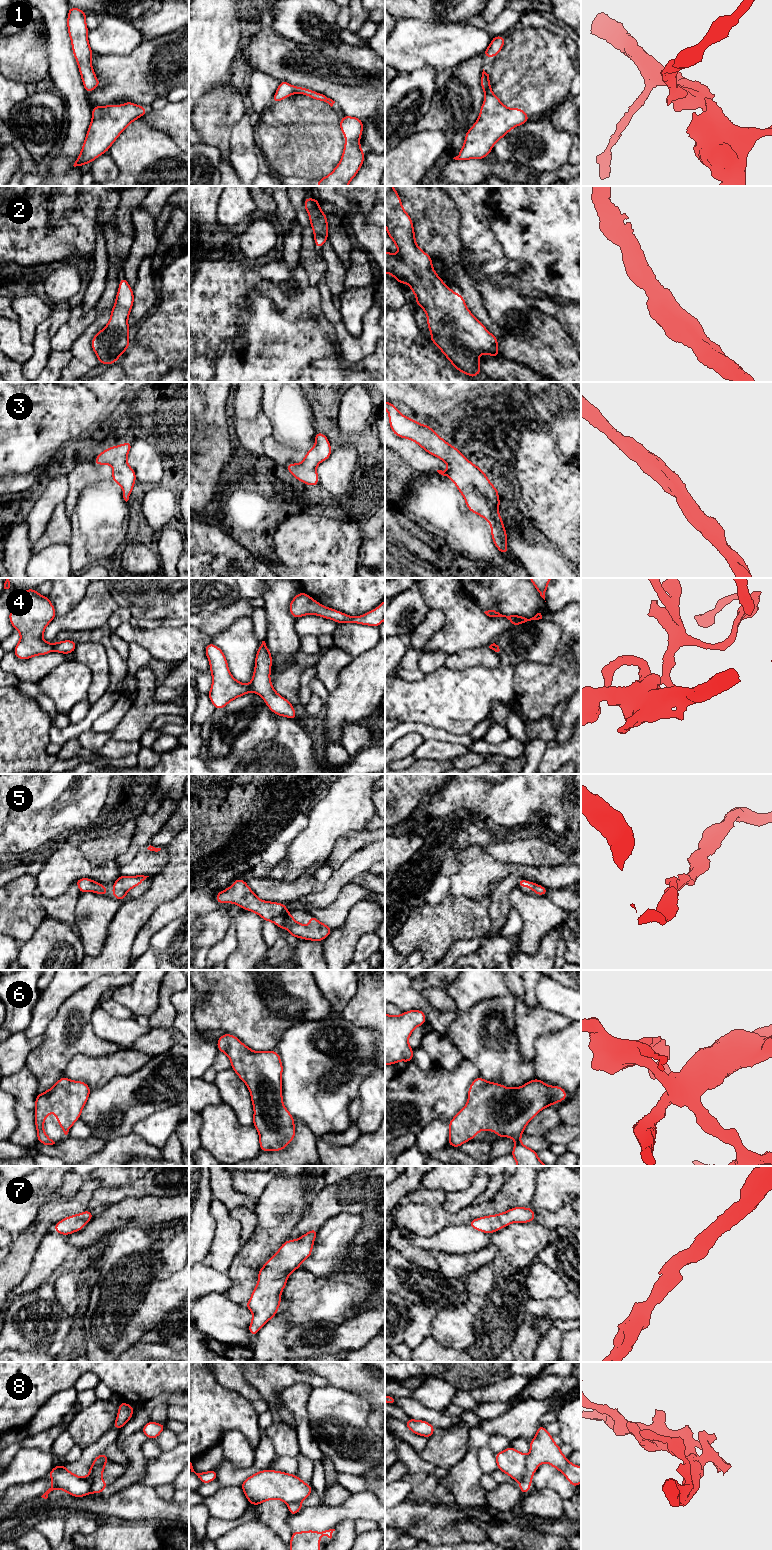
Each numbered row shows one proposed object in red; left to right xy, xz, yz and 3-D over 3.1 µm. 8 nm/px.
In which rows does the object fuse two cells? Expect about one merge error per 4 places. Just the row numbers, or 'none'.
4, 8

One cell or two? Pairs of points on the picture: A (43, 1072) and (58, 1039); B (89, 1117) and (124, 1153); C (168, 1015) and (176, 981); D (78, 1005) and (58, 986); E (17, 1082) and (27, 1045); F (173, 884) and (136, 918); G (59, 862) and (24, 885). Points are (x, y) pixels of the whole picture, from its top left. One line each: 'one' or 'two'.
A: one
B: two
C: one
D: two
E: two
F: one
G: two

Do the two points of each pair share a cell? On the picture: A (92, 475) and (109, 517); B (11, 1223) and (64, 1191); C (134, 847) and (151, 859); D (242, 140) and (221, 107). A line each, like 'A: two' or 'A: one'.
A: two
B: two
C: two
D: two

